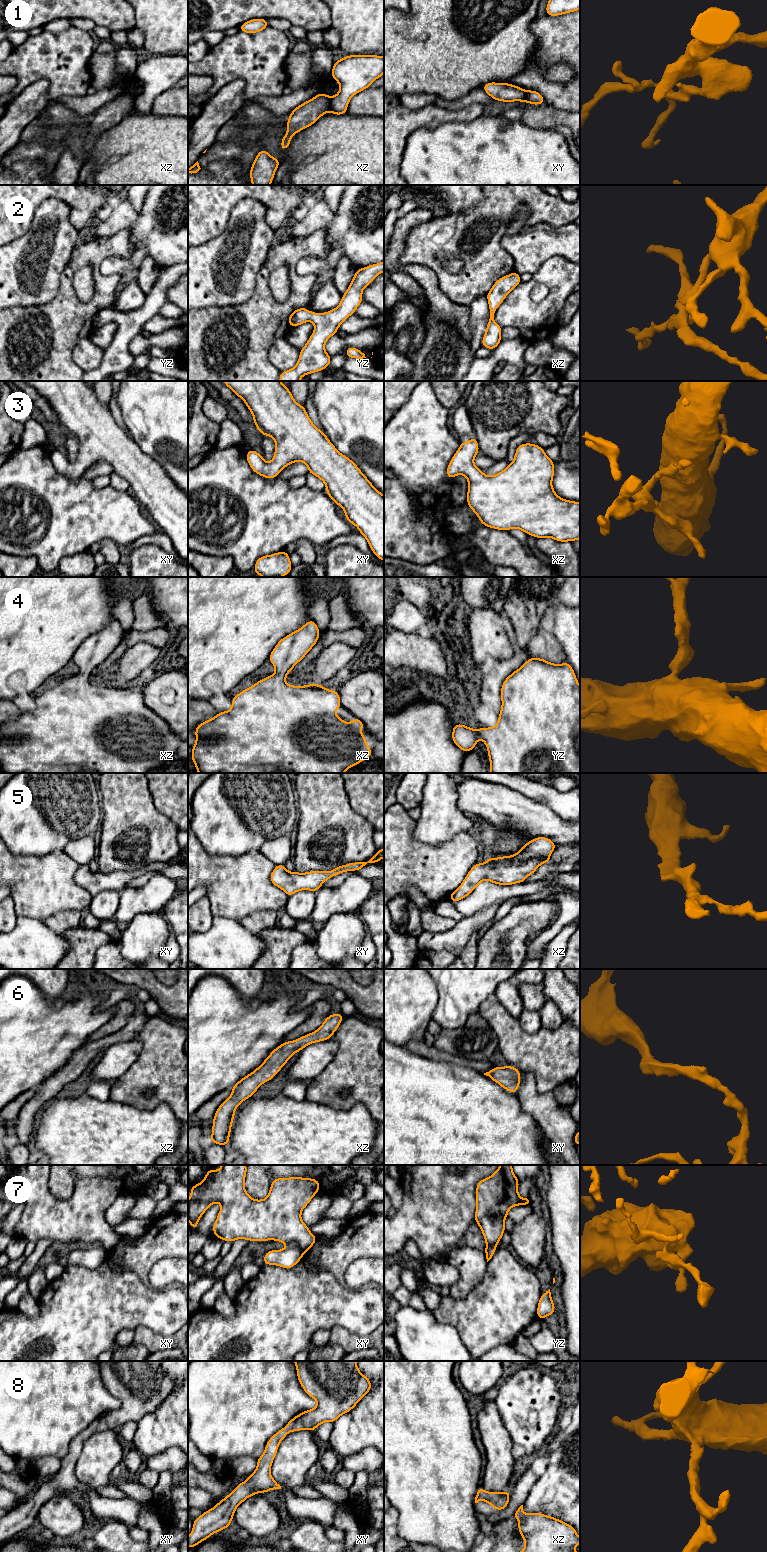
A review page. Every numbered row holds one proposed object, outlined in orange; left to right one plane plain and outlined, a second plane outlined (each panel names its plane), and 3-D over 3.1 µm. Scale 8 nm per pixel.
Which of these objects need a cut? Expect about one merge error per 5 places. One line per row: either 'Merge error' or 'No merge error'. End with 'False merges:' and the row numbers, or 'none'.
1: Merge error
2: No merge error
3: No merge error
4: No merge error
5: No merge error
6: No merge error
7: Merge error
8: No merge error
False merges: 1, 7

